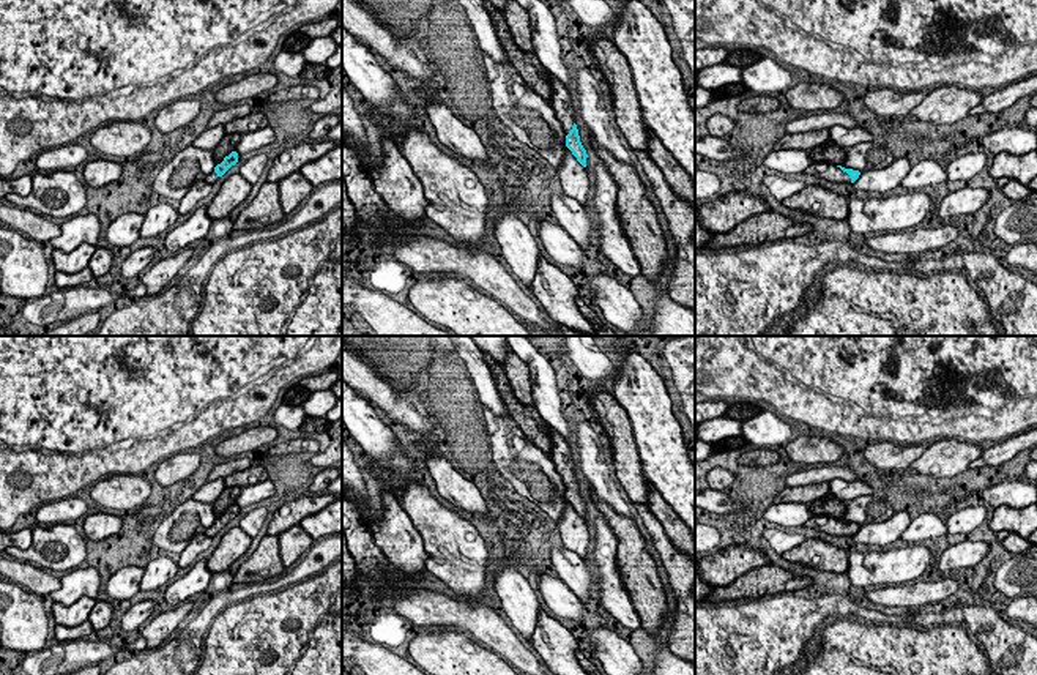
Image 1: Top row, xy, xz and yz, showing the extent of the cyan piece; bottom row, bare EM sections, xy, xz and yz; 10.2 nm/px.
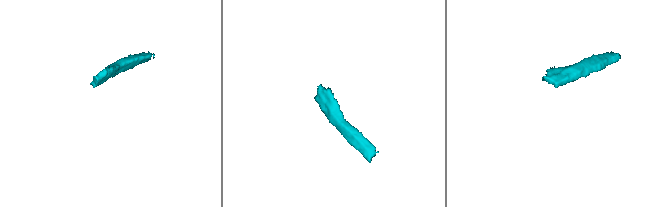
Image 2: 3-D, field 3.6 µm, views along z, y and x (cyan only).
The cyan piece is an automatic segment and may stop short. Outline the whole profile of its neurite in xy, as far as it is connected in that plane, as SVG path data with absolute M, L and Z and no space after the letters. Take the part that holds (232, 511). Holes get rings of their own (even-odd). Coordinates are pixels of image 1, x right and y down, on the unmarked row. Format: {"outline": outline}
{"outline": "M232 505L229 509L224 511L221 517L214 520L214 524L206 528L203 533L210 538L216 536L219 530L222 530L232 519L238 516L238 506Z"}

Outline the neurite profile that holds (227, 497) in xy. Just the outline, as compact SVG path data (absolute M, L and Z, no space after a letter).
M225 487L221 492L217 500L213 503L216 519L221 517L224 511L229 509L235 503L240 492L241 492L241 487Z

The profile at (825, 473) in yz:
M829 464L829 465L813 467L808 470L801 470L793 475L788 475L785 479L785 486L797 487L797 486L831 483L835 478L840 478L845 481L857 479L856 473L851 468Z

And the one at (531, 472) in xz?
M482 404L492 461L514 489L536 503L556 524L566 508L566 487L553 461L514 421L496 416Z

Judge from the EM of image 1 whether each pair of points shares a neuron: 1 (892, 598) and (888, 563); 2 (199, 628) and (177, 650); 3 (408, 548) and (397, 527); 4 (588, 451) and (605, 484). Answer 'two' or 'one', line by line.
1: two
2: one
3: one
4: one

